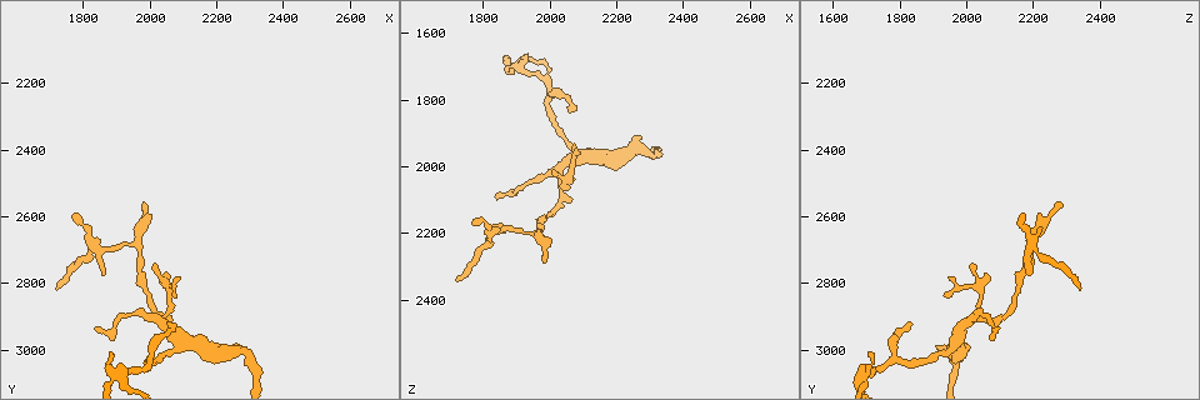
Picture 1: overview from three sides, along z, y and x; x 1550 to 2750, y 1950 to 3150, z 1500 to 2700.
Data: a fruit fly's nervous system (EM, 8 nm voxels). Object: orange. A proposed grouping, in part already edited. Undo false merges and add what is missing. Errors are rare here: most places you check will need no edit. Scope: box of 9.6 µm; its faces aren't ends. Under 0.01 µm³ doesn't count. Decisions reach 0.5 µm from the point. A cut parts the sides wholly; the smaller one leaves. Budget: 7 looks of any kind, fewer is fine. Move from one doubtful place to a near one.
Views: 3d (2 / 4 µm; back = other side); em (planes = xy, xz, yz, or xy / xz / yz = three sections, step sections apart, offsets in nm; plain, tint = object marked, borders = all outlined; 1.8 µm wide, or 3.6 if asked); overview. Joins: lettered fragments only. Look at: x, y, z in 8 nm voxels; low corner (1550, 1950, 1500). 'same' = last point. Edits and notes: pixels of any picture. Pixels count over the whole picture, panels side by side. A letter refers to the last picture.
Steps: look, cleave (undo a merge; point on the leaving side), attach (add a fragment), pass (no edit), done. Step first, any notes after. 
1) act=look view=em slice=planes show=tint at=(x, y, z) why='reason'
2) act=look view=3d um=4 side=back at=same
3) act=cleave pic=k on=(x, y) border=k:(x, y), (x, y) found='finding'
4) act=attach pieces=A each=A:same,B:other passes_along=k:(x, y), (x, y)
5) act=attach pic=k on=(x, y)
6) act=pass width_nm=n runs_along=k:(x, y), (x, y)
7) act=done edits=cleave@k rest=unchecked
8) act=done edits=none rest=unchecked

act=look view=em slice=planes show=plain at=(1990, 2570, 2290) why='tapers out'

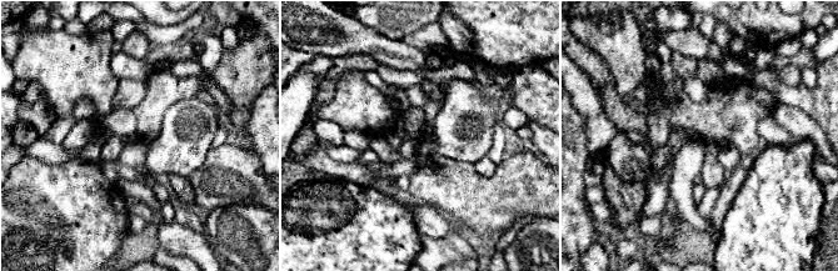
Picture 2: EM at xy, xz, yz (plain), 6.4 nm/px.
act=look view=em slice=planes show=borders at=same why='see the neighbours'

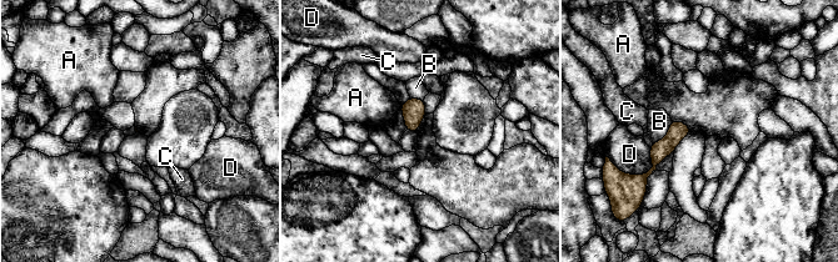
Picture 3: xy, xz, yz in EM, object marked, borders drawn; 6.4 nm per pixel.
act=pass each=A:other,B:other,C:other,D:other border=3:(400, 105), (402, 110) found='none of them fits'

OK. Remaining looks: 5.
act=look view=em slice=xy step=16 show=tint at=(1830, 2700, 2200) why='arms part here'

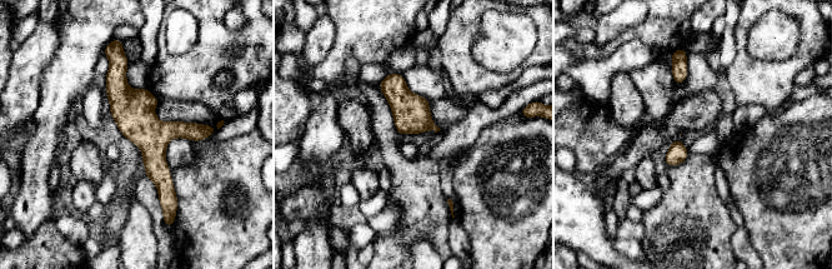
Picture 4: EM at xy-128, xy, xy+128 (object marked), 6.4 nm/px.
act=look view=em slice=planes show=borders at=same why='another direction'

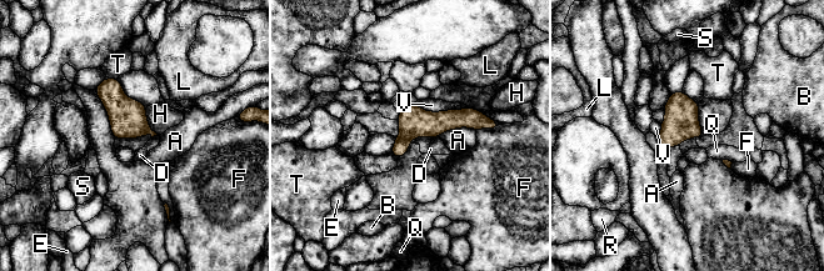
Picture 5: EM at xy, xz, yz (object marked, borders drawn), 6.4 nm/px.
act=pass each=A:other,B:other,D:other,E:other,F:other,H:other,L:other,Q:other,R:other,S:other,T:other,V:other border=5:(438, 135), (432, 137) found='all the same cell'

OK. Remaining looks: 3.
act=look view=em slice=xy step=8 show=tint at=(1910, 3060, 1700) why='abrupt turn'

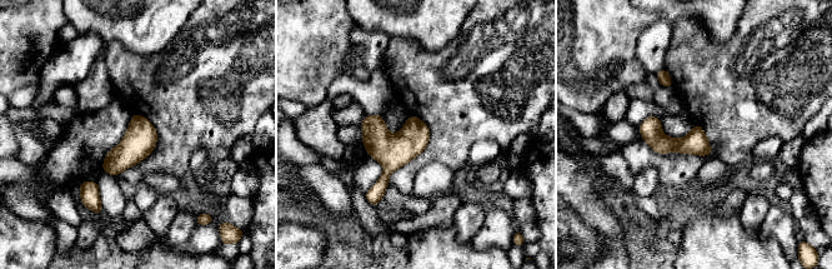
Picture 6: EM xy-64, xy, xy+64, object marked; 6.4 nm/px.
act=look view=em slice=planes show=tint at=same why='cut it another way'

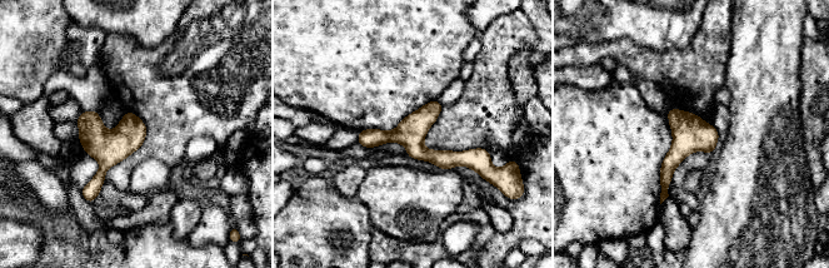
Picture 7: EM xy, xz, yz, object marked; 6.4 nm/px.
act=look view=em slice=planes show=borders at=same

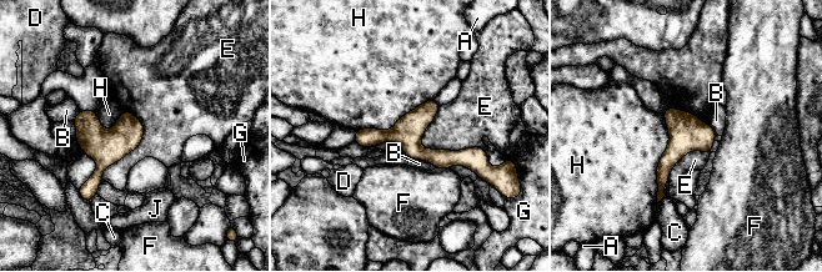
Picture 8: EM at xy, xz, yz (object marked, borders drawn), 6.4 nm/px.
act=pass each=A:other,B:other,C:other,D:other,E:other,F:other,G:other,H:other,J:other found='all the same cell'

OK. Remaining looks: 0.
act=done edits=none rest=unchecked

